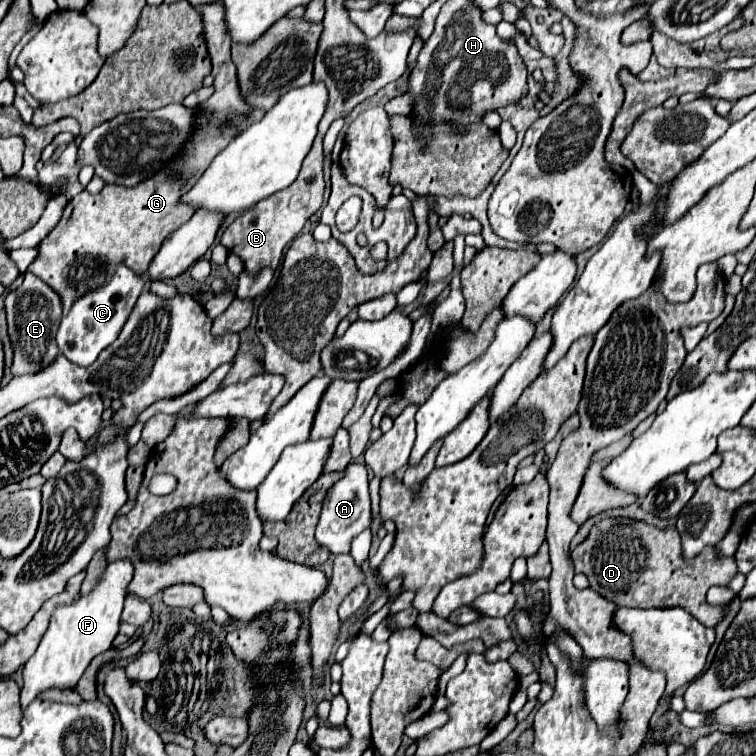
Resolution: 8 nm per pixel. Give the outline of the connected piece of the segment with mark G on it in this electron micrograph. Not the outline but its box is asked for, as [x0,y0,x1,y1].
[28,1,250,315]

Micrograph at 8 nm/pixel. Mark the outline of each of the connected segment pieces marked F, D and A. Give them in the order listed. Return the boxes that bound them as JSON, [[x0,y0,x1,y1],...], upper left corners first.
[[20,561,132,709],[572,519,736,627],[316,463,370,555]]

